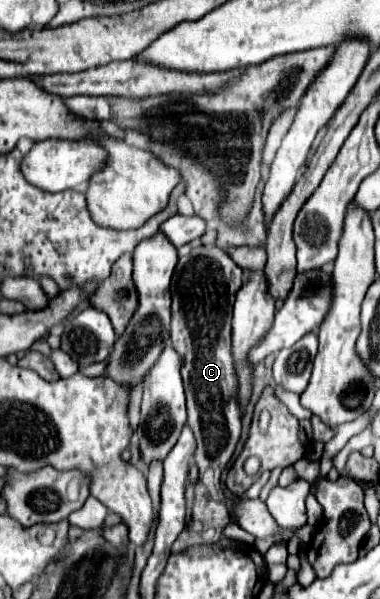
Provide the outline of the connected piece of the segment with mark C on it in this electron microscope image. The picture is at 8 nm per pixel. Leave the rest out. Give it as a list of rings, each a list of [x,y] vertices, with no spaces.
[[[196,246],[190,250],[188,256],[182,256],[174,270],[174,284],[172,284],[172,322],[170,322],[170,338],[174,350],[182,356],[182,380],[186,388],[188,400],[188,426],[196,438],[194,462],[200,470],[198,482],[194,486],[192,506],[186,516],[186,528],[176,538],[172,552],[180,552],[182,548],[194,544],[212,544],[218,542],[226,524],[230,524],[230,512],[224,502],[222,490],[222,472],[226,470],[236,444],[240,440],[240,408],[236,402],[236,376],[232,366],[232,352],[230,352],[230,336],[232,336],[232,302],[236,290],[242,286],[242,268],[228,256],[226,250],[218,246]]]

